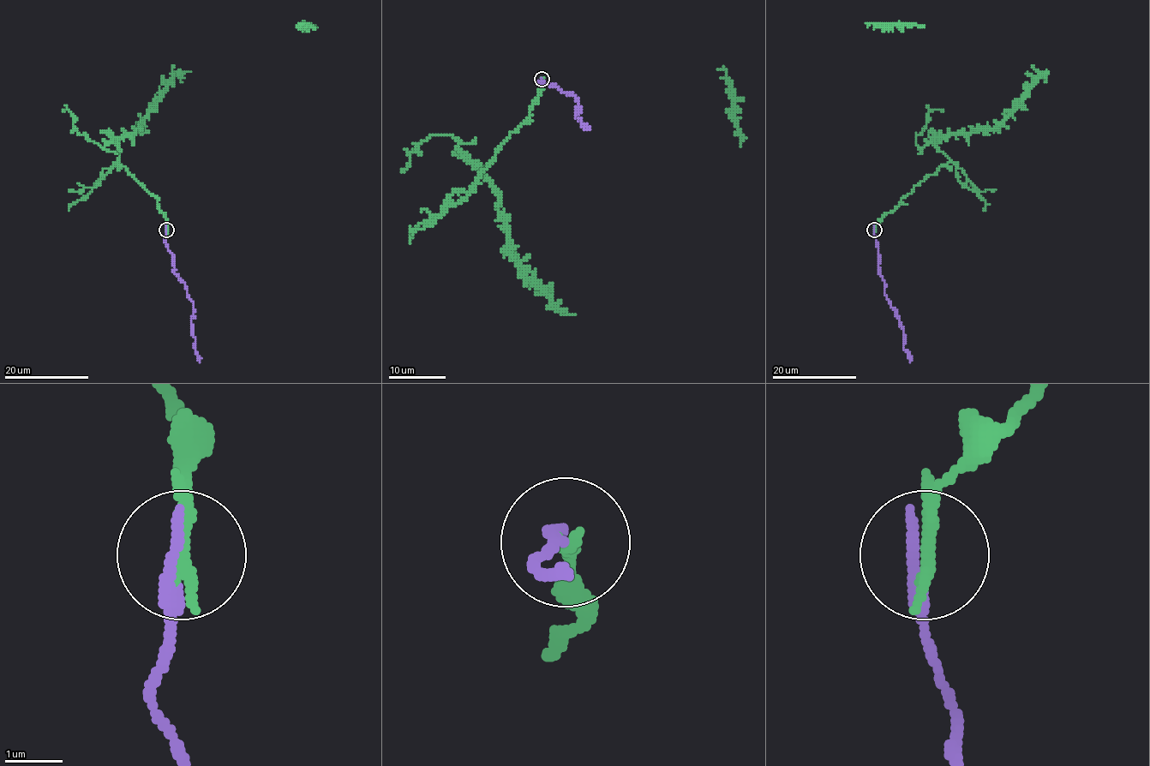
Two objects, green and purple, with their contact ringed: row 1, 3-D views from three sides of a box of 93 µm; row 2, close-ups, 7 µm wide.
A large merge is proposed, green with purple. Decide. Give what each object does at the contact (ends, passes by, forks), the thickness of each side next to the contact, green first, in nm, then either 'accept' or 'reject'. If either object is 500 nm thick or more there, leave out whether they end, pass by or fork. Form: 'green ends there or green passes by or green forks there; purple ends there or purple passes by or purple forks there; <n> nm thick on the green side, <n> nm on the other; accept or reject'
green ends there; purple ends there; 320 nm thick on the green side, 240 nm on the other; reject

